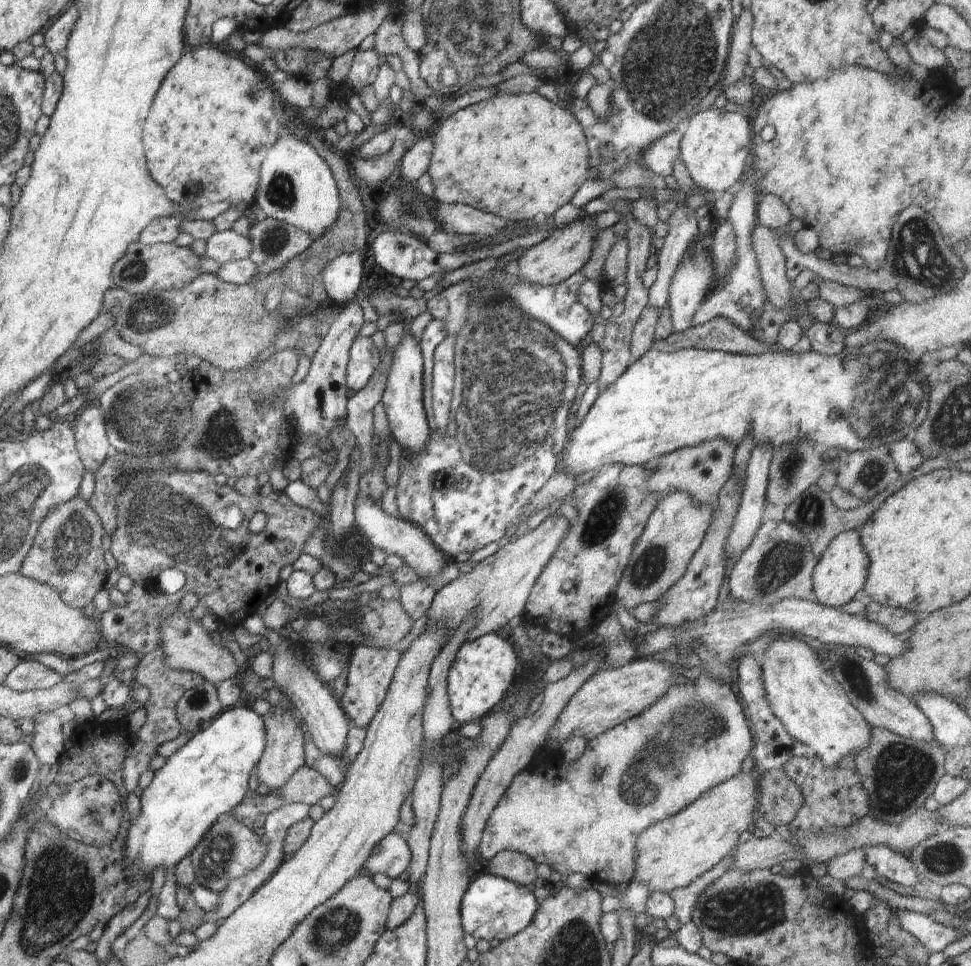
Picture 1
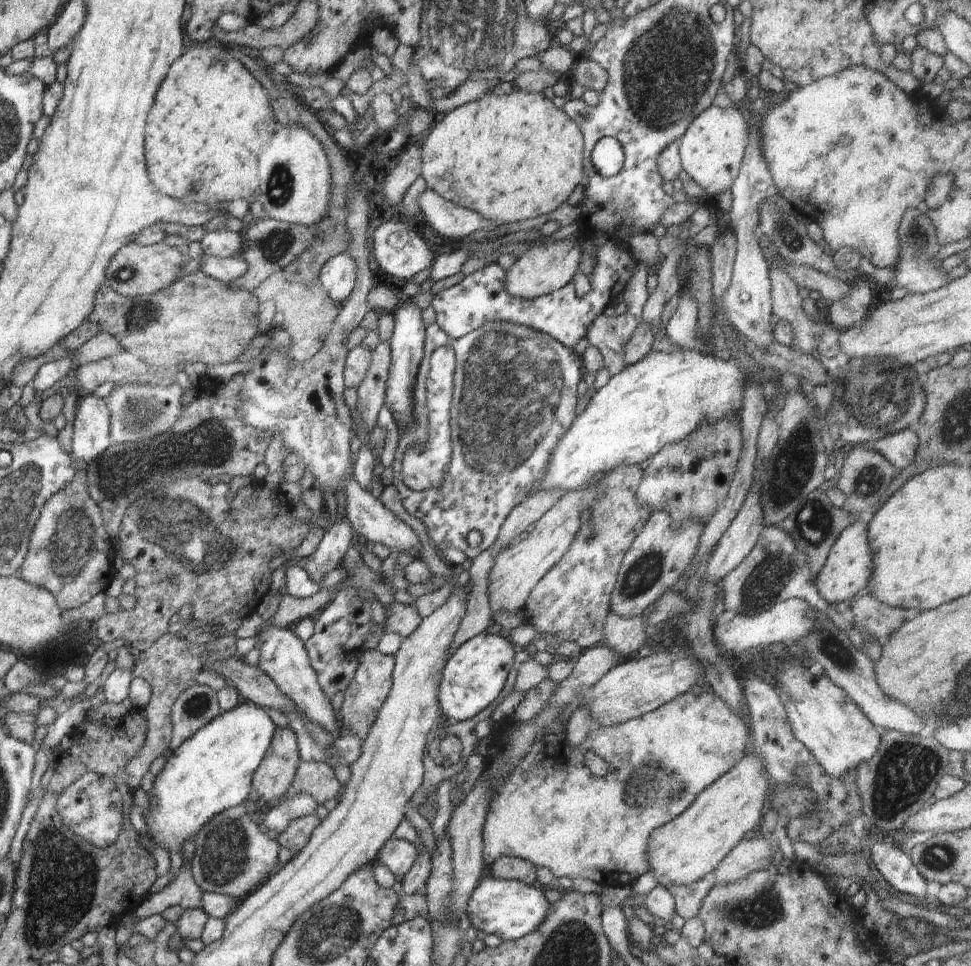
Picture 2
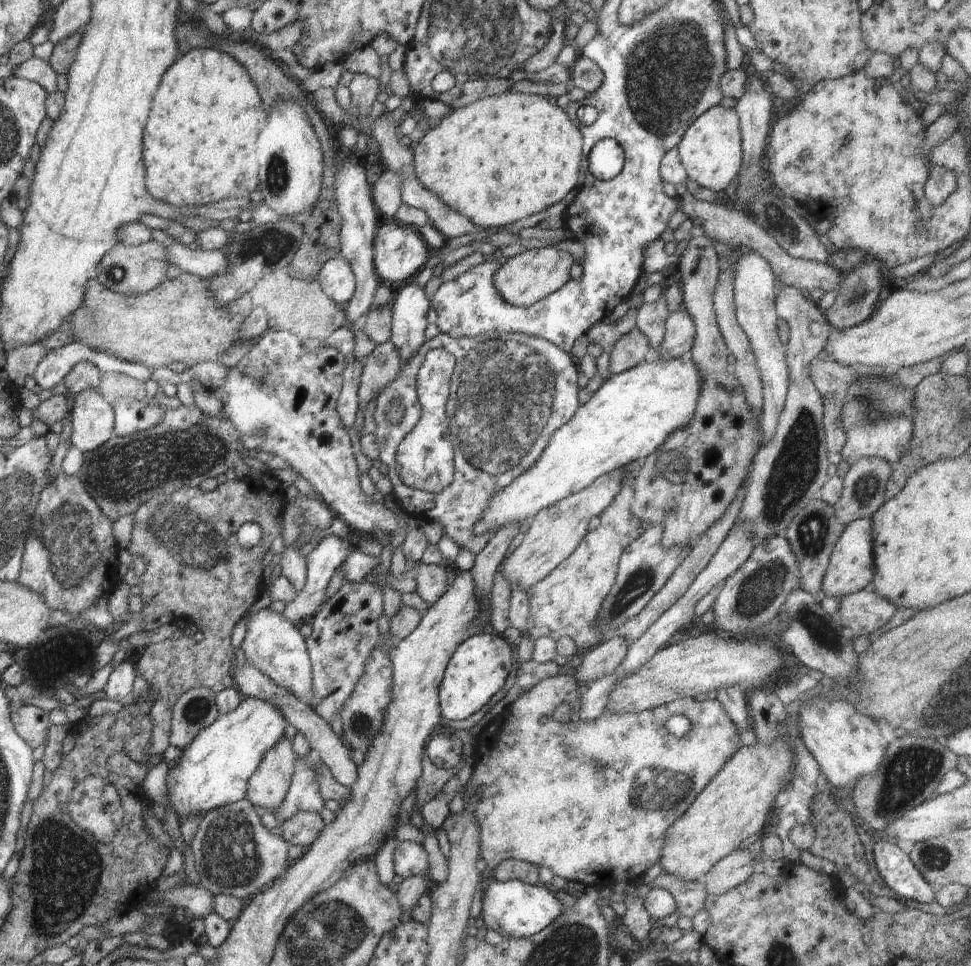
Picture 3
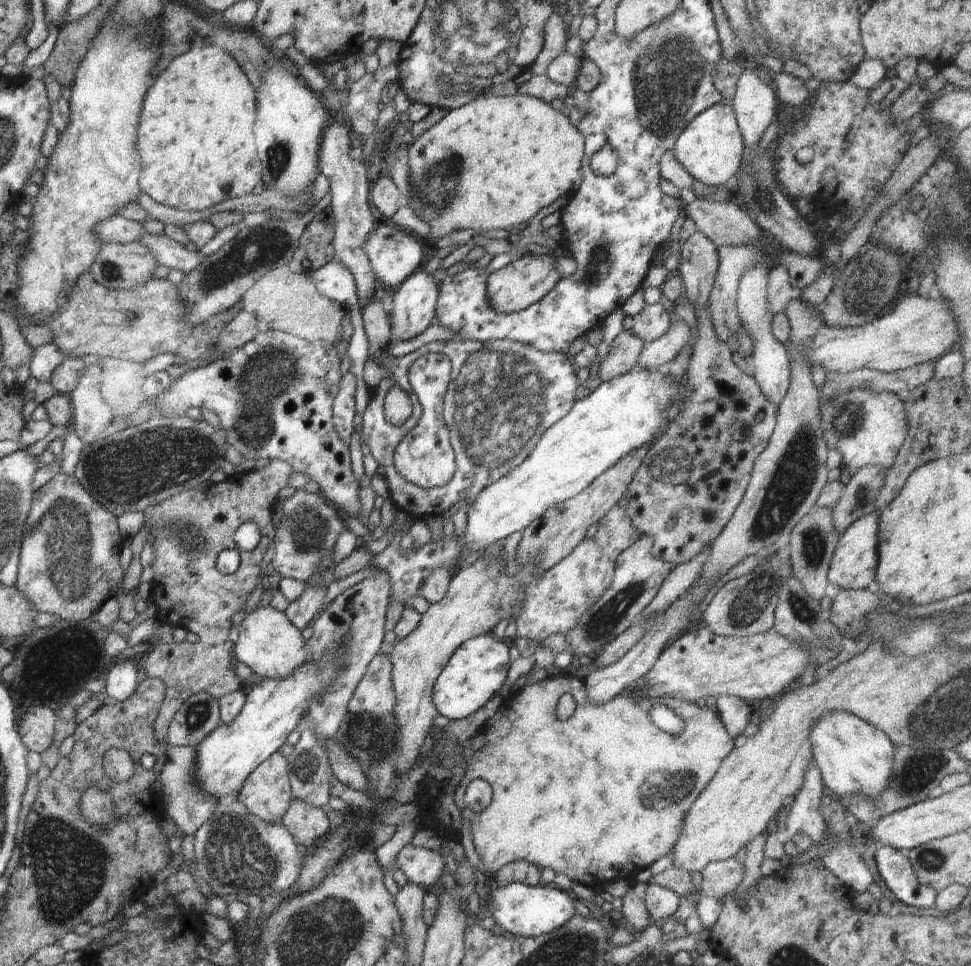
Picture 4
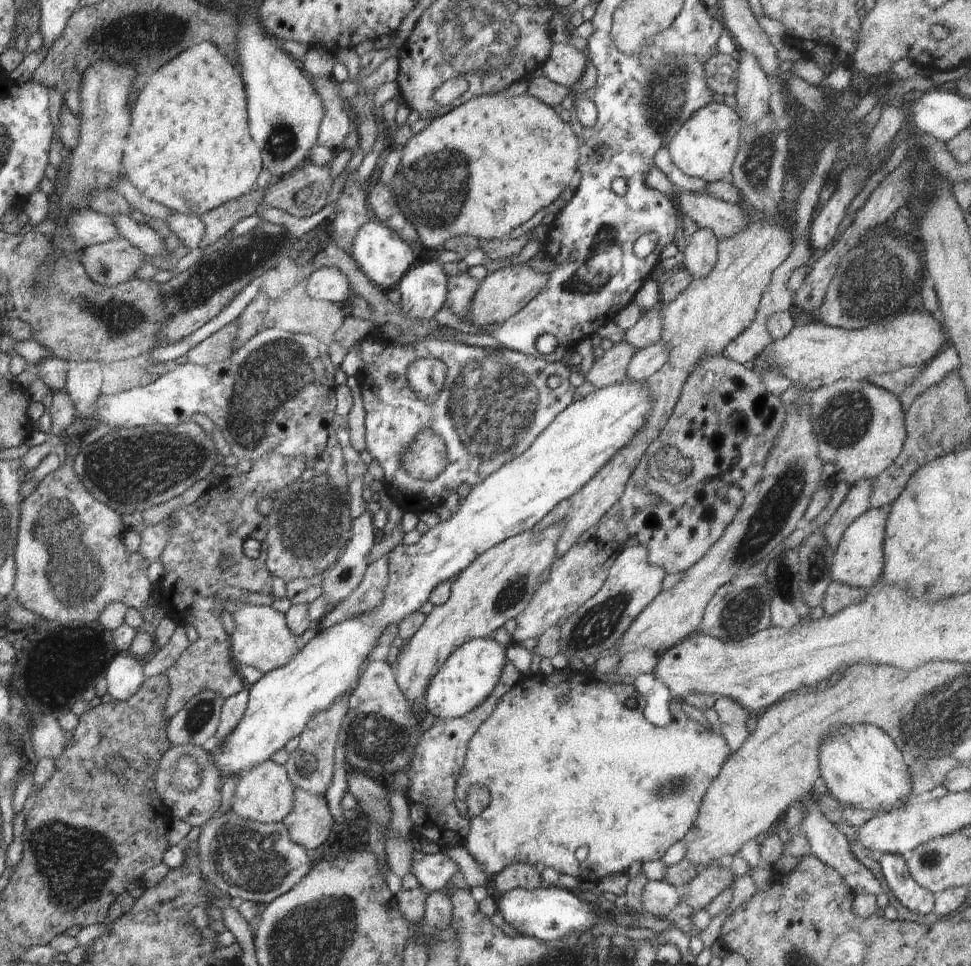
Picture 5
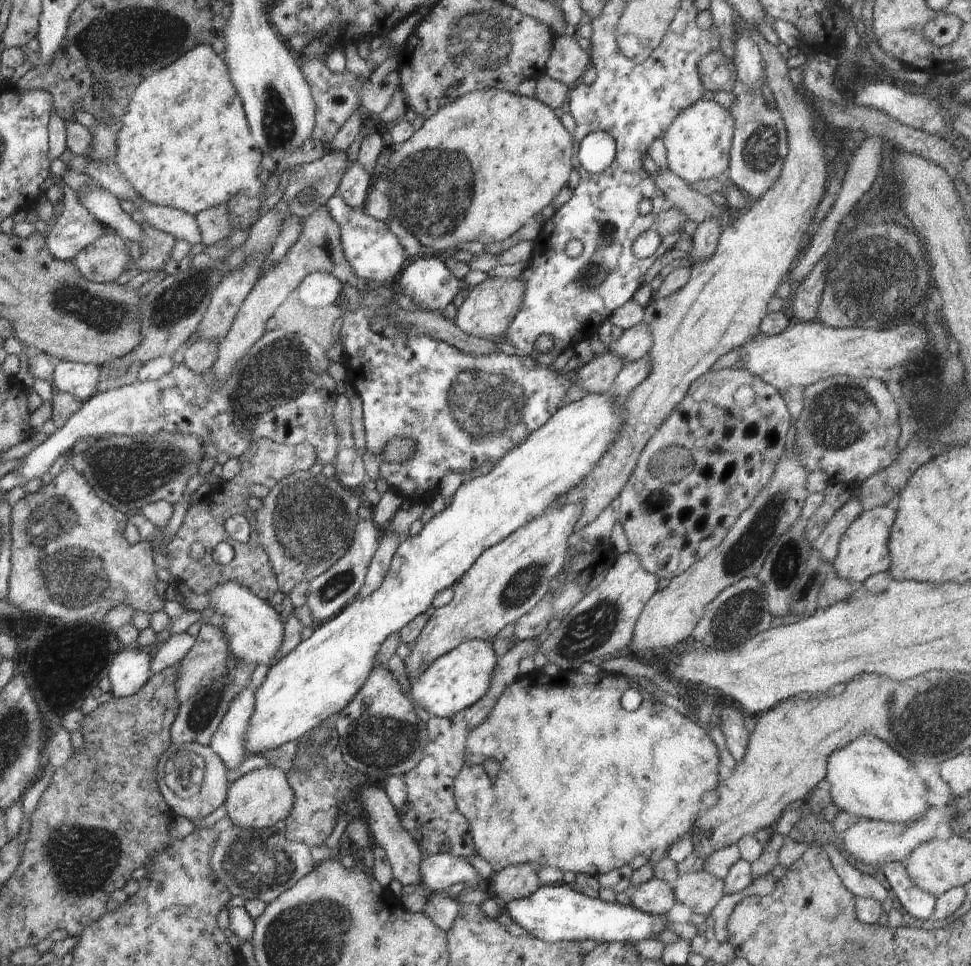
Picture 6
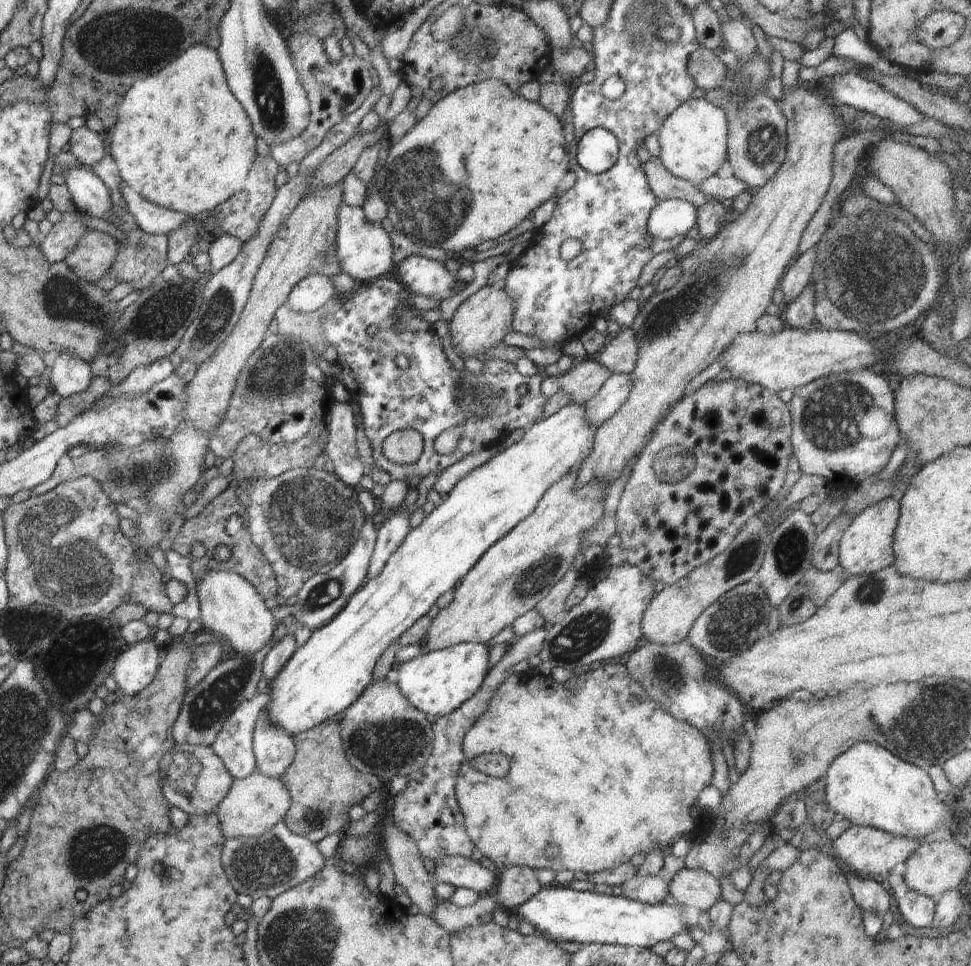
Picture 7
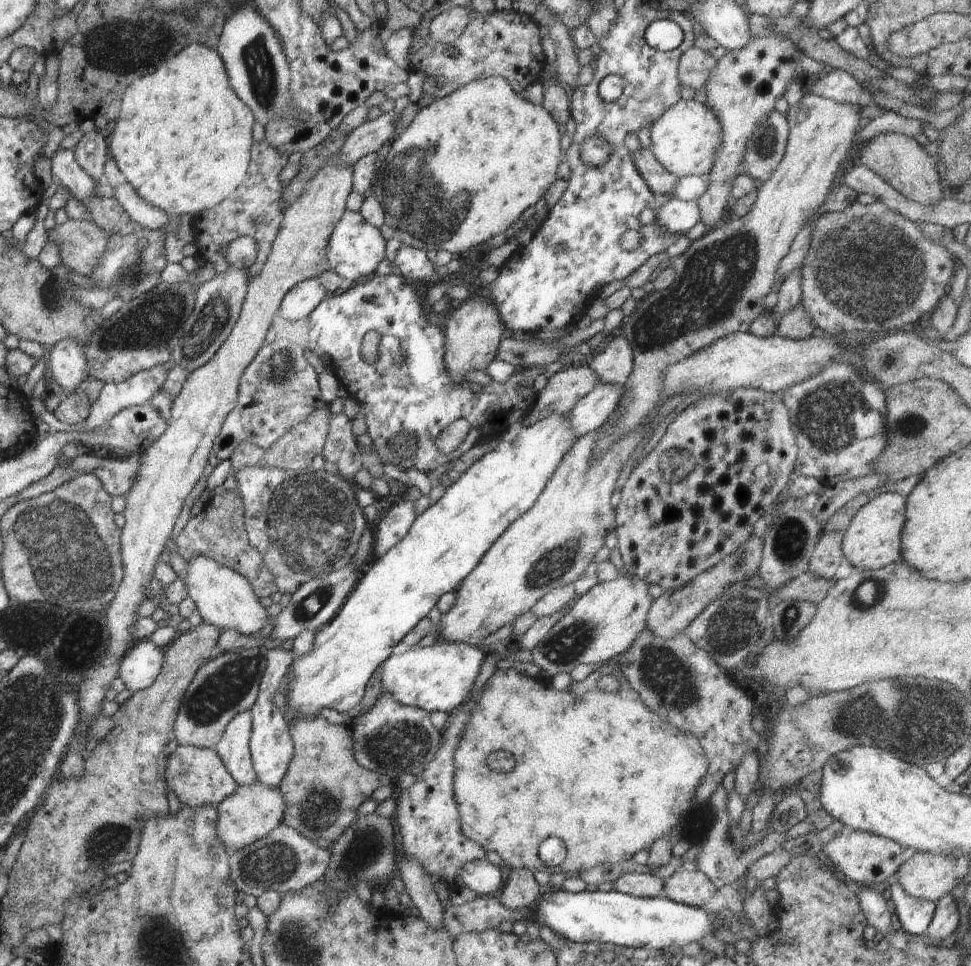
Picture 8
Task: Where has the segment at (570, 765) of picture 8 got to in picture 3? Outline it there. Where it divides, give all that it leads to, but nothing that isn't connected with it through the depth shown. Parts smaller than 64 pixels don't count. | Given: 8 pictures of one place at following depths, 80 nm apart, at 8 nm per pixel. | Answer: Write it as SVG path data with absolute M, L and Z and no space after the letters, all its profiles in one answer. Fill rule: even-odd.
M570 674L557 675L539 684L536 684L528 692L524 692L515 702L510 705L502 704L492 716L491 722L477 736L477 745L475 748L475 763L473 766L472 776L464 785L464 811L472 812L479 820L480 834L480 857L486 861L490 869L495 869L498 864L502 864L504 860L519 859L529 864L541 868L550 868L555 876L565 878L567 881L576 881L584 883L588 887L610 887L616 882L629 882L629 880L639 880L648 868L658 863L662 858L662 848L664 848L664 836L666 830L674 824L682 814L690 807L690 804L698 797L698 794L710 784L710 780L724 768L724 764L734 756L734 752L738 752L738 739L740 733L738 728L732 724L732 720L726 716L724 708L717 700L704 700L698 702L693 698L683 698L669 704L652 708L652 710L644 710L633 714L612 714L612 712L602 712L596 720L590 722L582 722L580 720L580 704L581 693L583 687L574 680L574 676ZM572 700L572 708L576 711L576 718L572 716L570 722L559 722L554 720L551 715L554 710ZM674 714L684 716L690 720L690 731L686 736L672 736L666 730L666 720ZM598 760L602 766L600 770L596 770L590 762ZM494 780L496 780L496 814L494 814Z

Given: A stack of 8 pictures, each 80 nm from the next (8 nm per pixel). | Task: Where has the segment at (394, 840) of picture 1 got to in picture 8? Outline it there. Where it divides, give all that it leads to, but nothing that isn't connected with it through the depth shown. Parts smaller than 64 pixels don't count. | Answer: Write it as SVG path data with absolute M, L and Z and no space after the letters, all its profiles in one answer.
M487 859L466 863L458 876L464 886L480 896L494 894L503 883L500 867L491 864Z

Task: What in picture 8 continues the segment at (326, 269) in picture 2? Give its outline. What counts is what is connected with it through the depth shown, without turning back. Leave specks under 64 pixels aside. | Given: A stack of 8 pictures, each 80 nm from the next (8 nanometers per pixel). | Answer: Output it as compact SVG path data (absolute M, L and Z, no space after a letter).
M317 278L303 280L286 293L279 311L289 321L308 317L323 301L326 293L327 290Z

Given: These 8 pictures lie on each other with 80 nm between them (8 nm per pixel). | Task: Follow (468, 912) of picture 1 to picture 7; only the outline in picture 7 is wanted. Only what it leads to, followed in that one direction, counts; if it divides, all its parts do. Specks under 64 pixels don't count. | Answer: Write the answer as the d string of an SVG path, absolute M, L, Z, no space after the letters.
M565 884L543 886L538 894L518 905L519 916L536 928L536 934L556 942L600 943L648 949L657 942L670 940L691 927L680 910L667 903L655 905L614 896L575 891Z

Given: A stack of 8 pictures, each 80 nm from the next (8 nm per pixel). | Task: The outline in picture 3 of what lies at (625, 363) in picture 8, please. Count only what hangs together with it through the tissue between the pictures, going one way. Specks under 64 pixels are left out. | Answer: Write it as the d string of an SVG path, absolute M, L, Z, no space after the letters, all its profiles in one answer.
M664 293L658 300L646 302L637 310L635 327L648 338L649 346L653 350L658 350L660 348L658 344L662 344L662 340L664 340L665 325L669 314Z

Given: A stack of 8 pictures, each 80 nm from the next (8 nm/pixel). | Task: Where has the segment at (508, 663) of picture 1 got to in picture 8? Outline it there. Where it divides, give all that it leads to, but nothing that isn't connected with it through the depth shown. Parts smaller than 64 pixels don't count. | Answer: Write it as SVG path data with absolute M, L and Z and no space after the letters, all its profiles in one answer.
M436 642L424 648L412 647L402 655L390 655L382 663L382 692L389 692L400 704L418 707L429 713L441 710L451 713L468 696L487 650L466 643Z

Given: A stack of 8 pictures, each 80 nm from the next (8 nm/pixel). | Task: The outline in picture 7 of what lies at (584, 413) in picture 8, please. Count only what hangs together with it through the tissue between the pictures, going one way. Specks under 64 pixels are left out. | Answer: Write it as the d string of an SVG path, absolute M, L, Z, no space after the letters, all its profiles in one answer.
M612 373L599 392L583 404L587 410L587 421L598 428L605 420L614 416L626 402L634 383L635 378L632 373Z

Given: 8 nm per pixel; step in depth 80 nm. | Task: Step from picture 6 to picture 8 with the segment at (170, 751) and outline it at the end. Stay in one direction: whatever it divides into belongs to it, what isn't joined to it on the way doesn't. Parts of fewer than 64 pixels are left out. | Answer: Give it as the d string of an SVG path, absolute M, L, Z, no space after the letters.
M180 744L166 763L165 781L167 790L169 789L177 796L180 804L187 807L203 807L204 805L216 807L238 786L215 750Z

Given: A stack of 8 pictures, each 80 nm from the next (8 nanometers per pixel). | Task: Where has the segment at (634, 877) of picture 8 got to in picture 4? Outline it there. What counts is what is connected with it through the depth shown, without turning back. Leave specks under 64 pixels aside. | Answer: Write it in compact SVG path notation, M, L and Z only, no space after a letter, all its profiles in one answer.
M650 884L646 888L645 906L651 920L663 923L678 910L680 897L668 888Z

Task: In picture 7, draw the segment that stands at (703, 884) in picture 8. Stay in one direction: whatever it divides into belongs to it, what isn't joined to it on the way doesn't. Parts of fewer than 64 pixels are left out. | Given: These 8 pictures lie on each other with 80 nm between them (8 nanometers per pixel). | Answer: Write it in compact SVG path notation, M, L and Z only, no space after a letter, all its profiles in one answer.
M684 868L679 870L669 883L669 893L674 900L682 904L708 912L720 901L720 880L709 872Z

